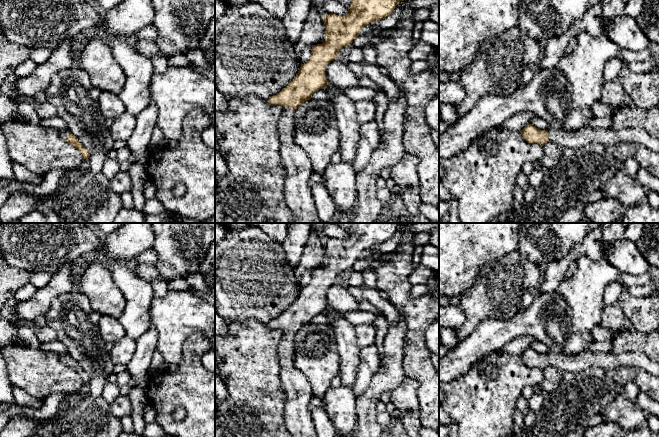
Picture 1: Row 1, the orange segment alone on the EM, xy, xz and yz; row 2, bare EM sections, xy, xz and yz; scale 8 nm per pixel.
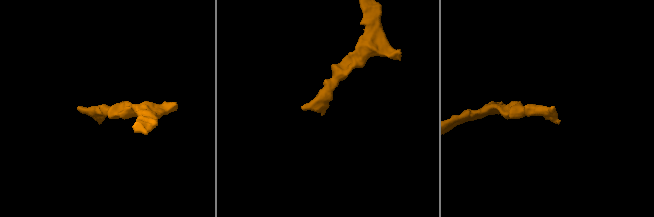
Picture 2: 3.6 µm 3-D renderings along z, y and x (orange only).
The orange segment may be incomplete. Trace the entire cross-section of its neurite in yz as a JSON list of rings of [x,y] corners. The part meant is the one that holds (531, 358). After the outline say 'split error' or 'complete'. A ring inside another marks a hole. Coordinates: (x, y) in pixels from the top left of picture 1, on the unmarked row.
[[[527,348],[521,355],[528,367],[545,369],[553,366],[563,372],[577,373],[586,368],[615,369],[621,366],[637,367],[659,376],[659,361],[654,361],[642,353],[625,352],[621,354],[585,351],[578,354],[541,354]]] | split error

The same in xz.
[[[353,223],[348,231],[348,239],[325,238],[326,252],[325,266],[314,269],[311,273],[311,282],[301,289],[295,302],[278,318],[271,320],[267,326],[284,331],[278,346],[280,363],[280,379],[286,395],[285,424],[292,437],[317,437],[308,405],[313,397],[312,389],[307,378],[296,368],[294,363],[295,334],[305,325],[310,324],[314,316],[327,311],[325,299],[326,290],[338,281],[341,272],[352,268],[360,258],[361,253],[369,247],[389,240],[400,225],[407,223]]] | split error

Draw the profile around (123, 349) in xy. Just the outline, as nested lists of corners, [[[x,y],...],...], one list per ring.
[[[125,336],[113,343],[110,358],[114,364],[127,365],[136,350],[136,339]]]

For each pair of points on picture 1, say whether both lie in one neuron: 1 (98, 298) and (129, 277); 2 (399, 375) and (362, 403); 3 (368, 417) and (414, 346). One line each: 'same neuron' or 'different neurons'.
1: different neurons
2: same neuron
3: different neurons

